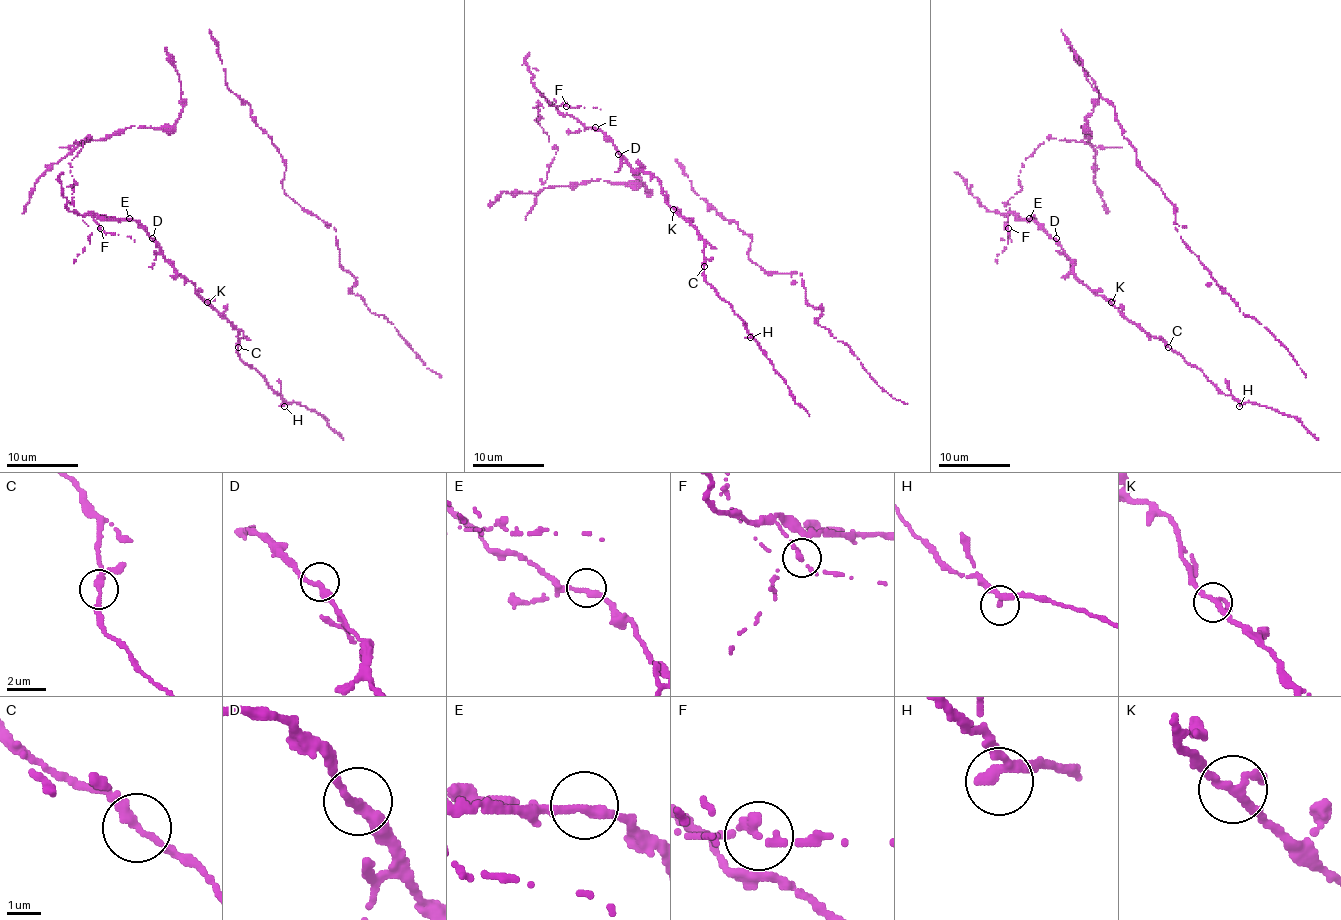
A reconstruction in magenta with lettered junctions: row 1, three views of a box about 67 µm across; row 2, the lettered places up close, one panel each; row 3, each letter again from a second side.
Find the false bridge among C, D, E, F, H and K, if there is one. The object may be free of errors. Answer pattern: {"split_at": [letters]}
{"split_at": ["F"]}

